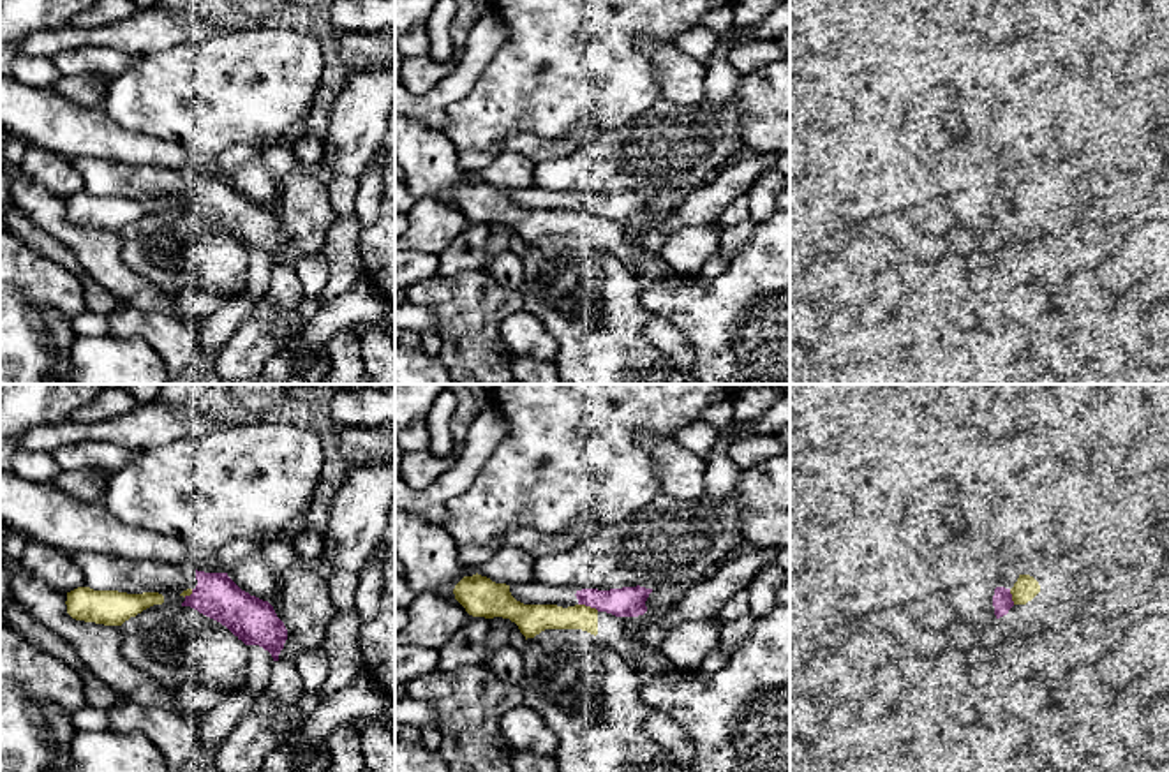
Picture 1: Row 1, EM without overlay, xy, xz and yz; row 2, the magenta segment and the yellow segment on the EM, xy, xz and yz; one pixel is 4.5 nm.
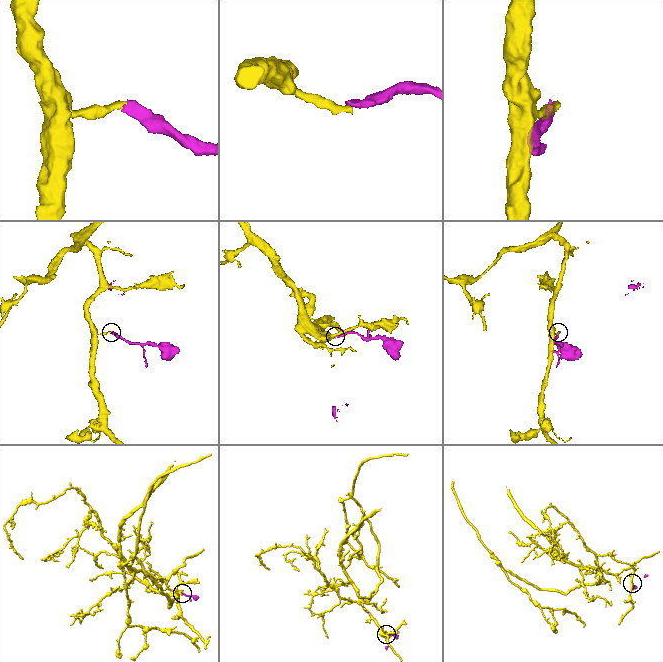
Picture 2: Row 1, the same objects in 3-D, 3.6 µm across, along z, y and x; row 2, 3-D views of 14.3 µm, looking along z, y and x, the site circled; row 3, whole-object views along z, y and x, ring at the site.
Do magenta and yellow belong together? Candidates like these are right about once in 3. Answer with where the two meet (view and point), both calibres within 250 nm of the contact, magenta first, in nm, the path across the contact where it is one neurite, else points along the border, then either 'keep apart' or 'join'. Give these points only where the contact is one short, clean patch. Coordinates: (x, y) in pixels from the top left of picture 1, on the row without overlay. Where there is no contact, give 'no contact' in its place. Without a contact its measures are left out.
meets magenta in xz at (589, 210); 140 nm thick on the magenta side, 130 nm on the other; keep apart

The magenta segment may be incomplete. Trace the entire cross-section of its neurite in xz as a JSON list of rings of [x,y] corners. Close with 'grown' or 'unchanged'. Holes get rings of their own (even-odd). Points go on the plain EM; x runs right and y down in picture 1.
[[[513,189],[511,201],[524,210],[585,210],[615,222],[638,222],[647,217],[645,206],[652,194],[622,192],[610,196],[584,192],[554,192],[550,189]]]; grown

